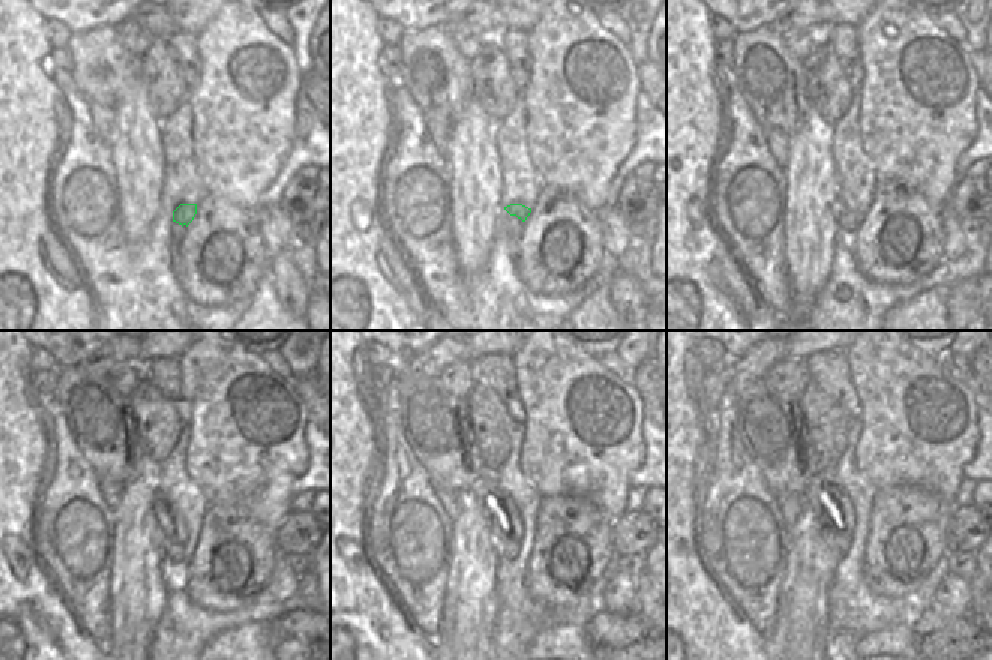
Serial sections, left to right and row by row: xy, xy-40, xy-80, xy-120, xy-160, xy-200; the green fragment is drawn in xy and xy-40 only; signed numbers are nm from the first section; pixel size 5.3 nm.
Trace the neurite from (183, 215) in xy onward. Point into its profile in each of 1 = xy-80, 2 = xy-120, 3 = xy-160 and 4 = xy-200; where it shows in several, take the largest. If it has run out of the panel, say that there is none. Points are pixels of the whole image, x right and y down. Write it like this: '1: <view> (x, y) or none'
1: xy-80 (845, 198)
2: xy-120 (170, 522)
3: xy-160 (503, 518)
4: xy-200 (824, 495)

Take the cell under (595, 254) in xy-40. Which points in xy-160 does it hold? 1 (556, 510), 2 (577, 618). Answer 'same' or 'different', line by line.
1: same
2: different

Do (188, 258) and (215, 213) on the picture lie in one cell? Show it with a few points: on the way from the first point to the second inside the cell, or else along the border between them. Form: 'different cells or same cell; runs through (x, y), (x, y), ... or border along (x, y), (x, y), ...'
same cell; runs through (198, 248), (215, 224)

